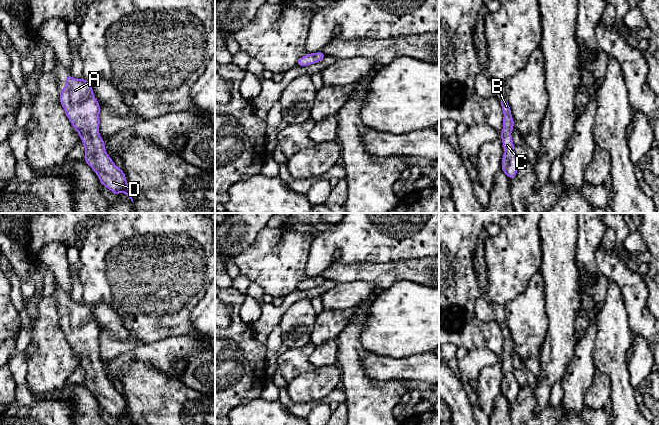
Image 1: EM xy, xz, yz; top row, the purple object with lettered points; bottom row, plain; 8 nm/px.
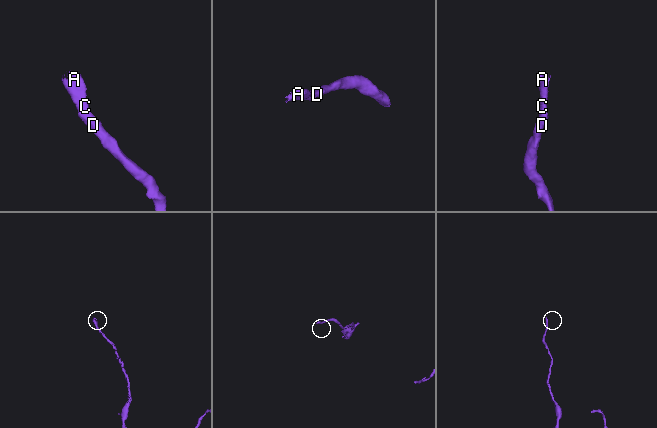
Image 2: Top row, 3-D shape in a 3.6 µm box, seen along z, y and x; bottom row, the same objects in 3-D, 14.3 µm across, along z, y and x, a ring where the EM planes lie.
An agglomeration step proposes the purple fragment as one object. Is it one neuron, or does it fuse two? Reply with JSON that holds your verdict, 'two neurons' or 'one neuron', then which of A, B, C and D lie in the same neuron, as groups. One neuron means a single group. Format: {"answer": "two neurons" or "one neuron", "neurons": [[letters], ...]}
{"answer": "one neuron", "neurons": [["A", "B", "C", "D"]]}

